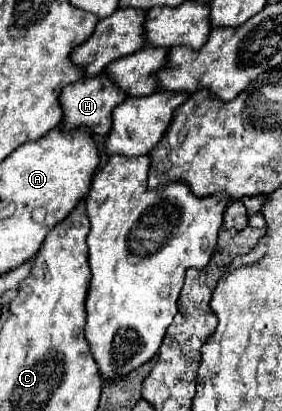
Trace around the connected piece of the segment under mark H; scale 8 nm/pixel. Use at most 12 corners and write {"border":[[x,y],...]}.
{"border":[[104,73],[62,89],[64,129],[108,135],[126,93]]}

